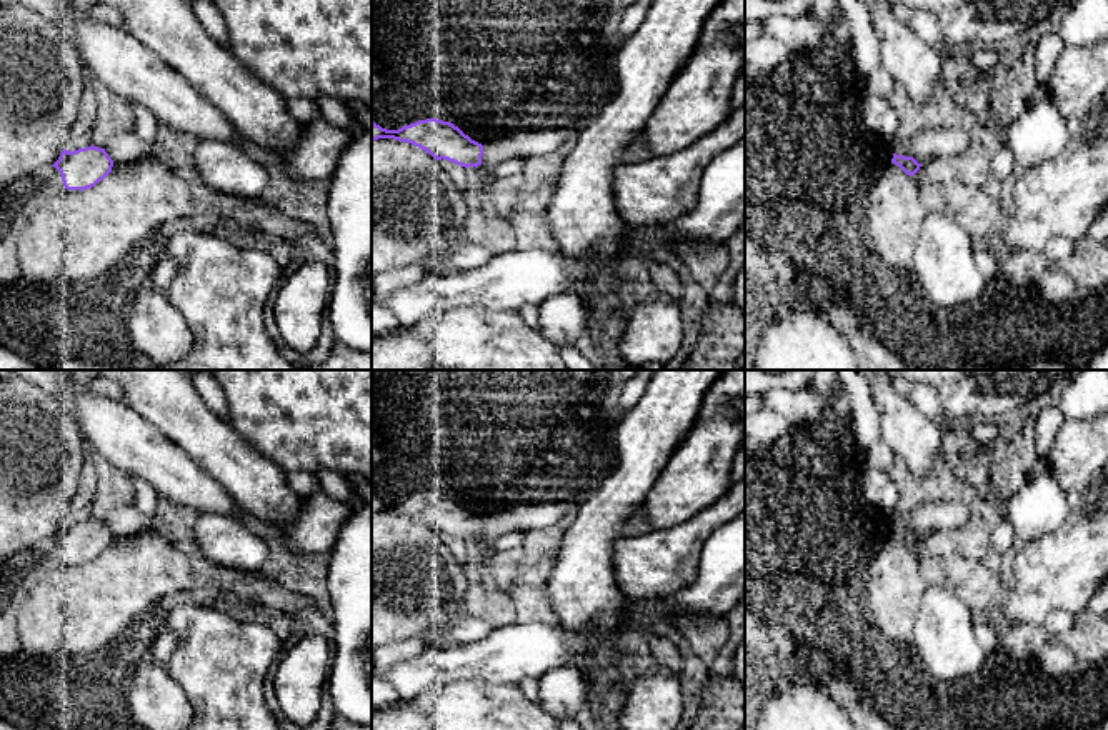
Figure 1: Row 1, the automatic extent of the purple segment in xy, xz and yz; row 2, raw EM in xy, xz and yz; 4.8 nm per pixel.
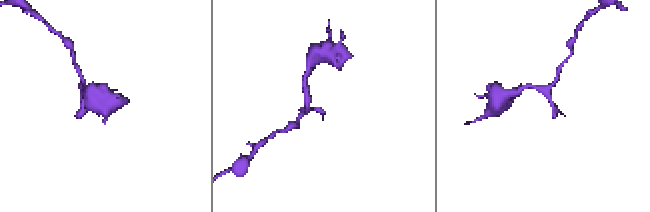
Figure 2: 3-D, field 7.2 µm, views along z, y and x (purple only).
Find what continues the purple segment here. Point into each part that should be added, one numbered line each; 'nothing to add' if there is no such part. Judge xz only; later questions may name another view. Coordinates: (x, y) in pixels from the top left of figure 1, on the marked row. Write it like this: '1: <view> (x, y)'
nothing to add

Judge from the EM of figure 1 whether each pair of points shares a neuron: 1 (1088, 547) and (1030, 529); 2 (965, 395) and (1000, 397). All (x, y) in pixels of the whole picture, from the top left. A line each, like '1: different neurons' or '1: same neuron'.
1: different neurons
2: same neuron

